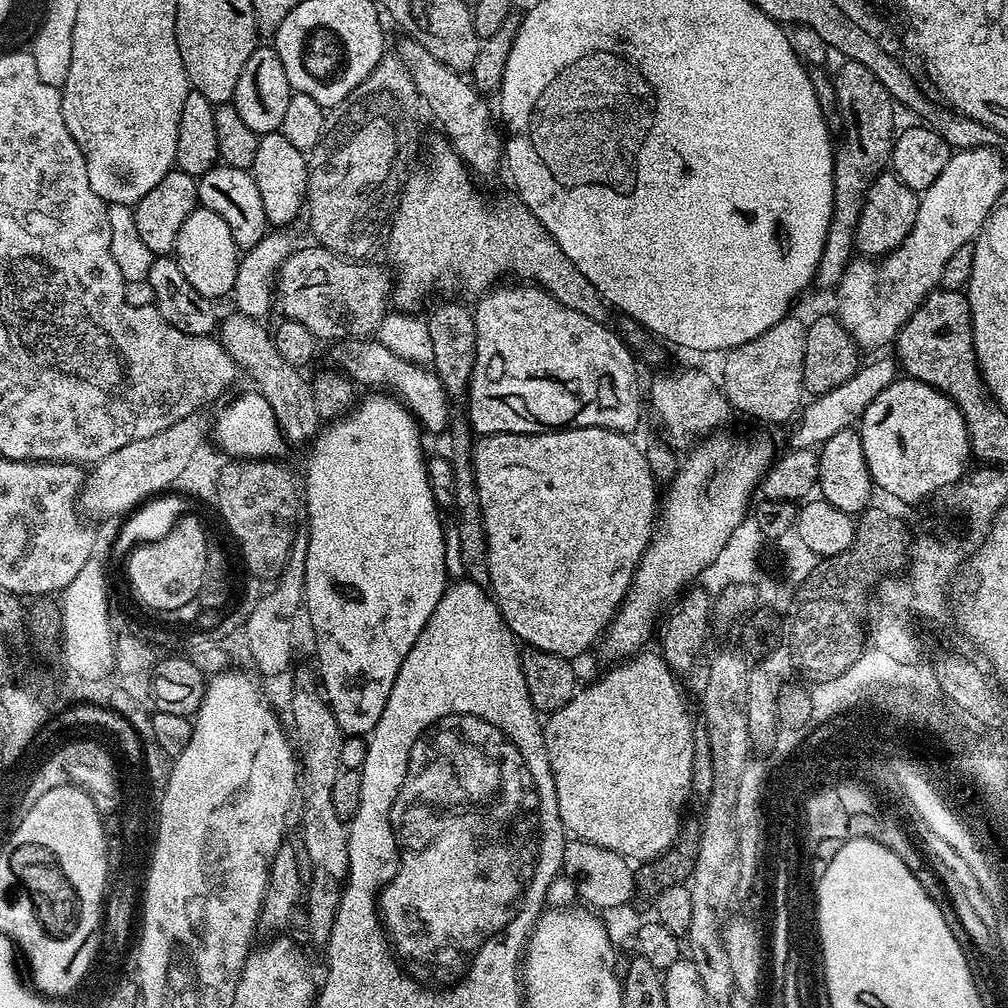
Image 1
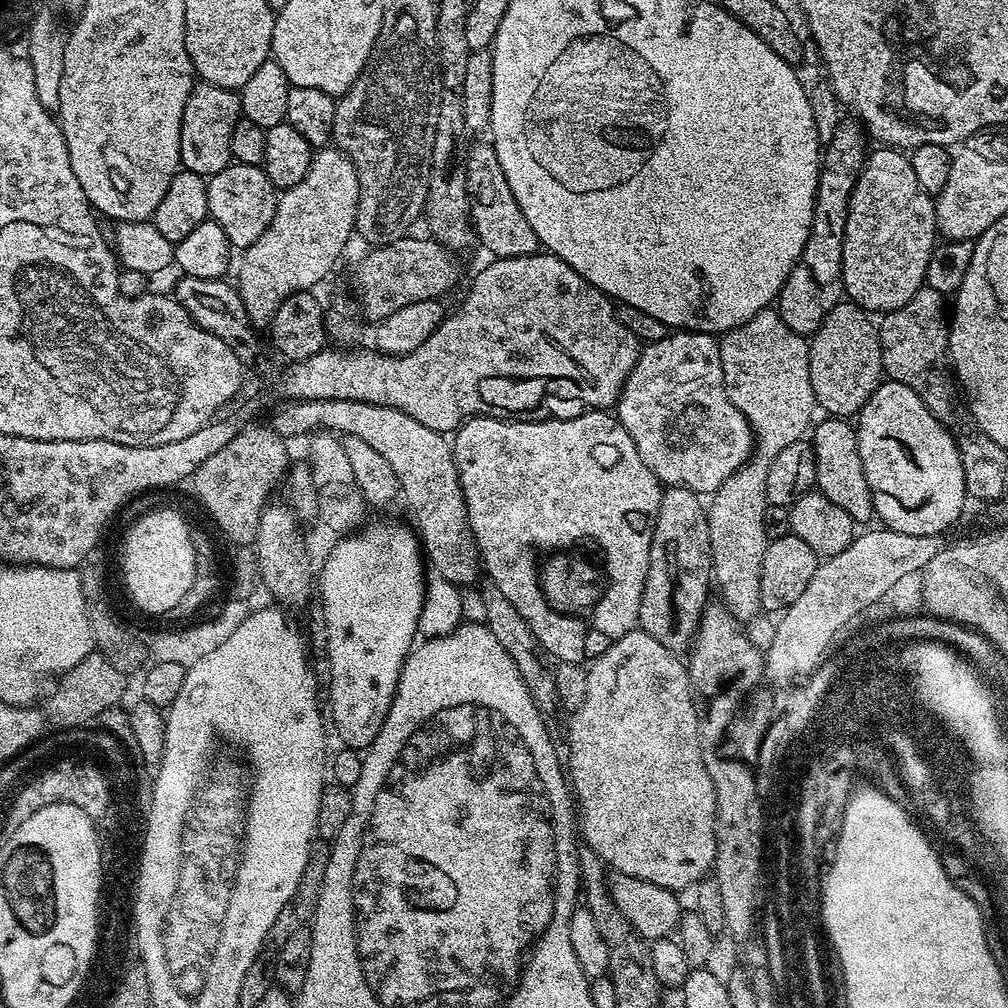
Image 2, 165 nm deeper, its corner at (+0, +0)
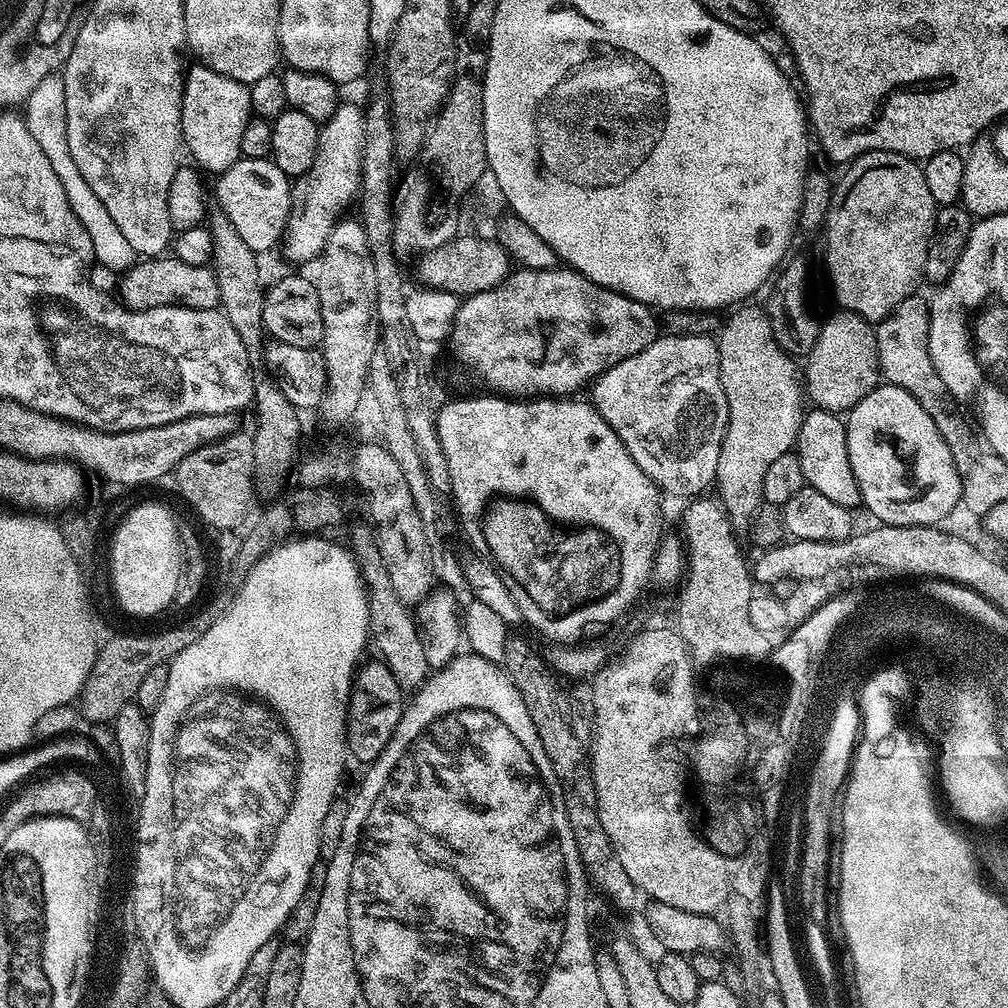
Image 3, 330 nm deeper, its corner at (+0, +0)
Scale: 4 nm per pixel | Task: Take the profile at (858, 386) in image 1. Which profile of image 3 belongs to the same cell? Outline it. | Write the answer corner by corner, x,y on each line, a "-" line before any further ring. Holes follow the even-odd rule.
661,334
656,337
654,342
650,342
650,346
646,346
638,354
634,354
614,366
610,366
605,372
601,372
592,381
590,391
592,391
592,397
590,397
592,407
598,414
602,414
602,418
606,418
606,422
612,427
614,434
618,434
618,438
626,446
630,458
634,458
634,462
638,462
638,466
655,482
657,488
663,490
667,495
669,492
672,496
696,498
705,493
702,491
706,488
713,487
718,470
718,454
722,454
722,438
726,434
726,426
728,425
726,394
722,390
722,382
720,381
720,349
713,337

